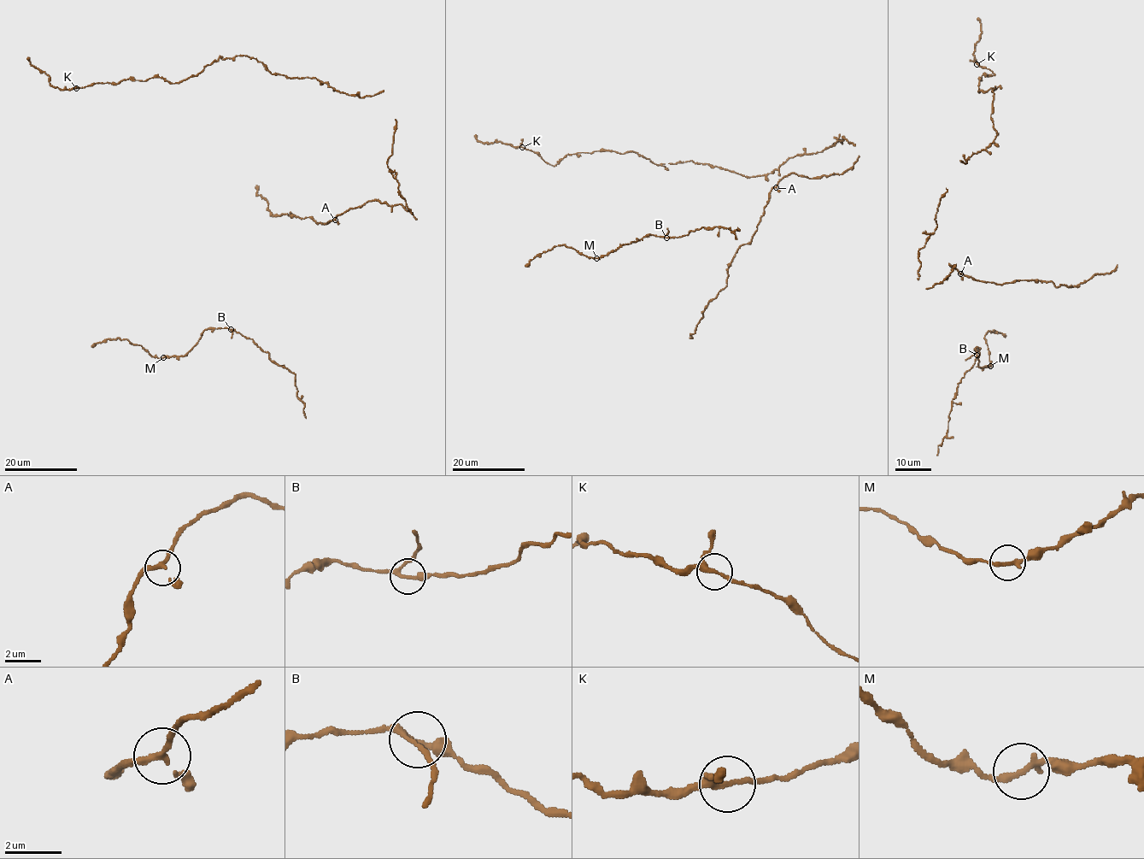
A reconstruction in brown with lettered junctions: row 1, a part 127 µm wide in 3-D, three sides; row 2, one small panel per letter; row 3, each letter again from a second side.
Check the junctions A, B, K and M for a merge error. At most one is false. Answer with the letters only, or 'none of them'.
none of them

